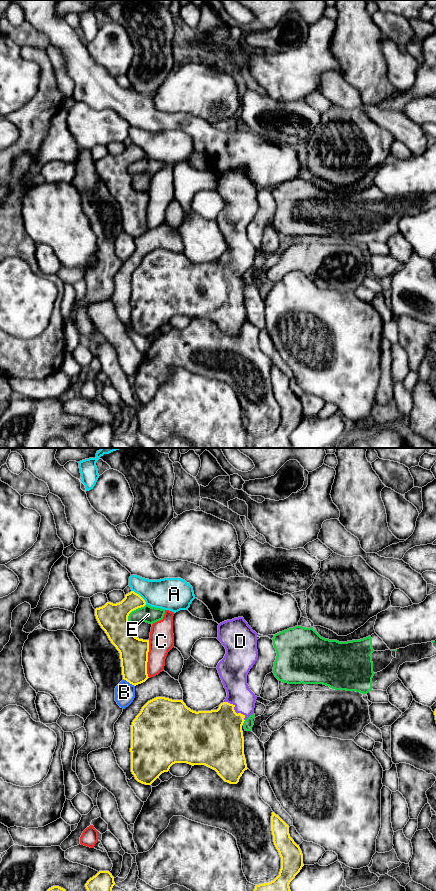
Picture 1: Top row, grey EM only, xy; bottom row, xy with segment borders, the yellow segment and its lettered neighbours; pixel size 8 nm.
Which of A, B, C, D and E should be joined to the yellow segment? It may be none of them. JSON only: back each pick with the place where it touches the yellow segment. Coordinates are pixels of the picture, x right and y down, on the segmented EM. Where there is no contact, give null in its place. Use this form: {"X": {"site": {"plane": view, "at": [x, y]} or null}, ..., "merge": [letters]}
{"D": {"site": {"plane": "xy", "at": [234, 710]}}, "merge": ["D"]}

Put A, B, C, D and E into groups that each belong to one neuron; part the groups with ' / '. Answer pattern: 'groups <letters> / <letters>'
groups A C / B / D / E

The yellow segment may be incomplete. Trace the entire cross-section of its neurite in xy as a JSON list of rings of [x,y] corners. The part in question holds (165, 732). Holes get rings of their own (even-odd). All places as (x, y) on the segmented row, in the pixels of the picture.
[[[243,617],[218,625],[217,639],[226,649],[217,670],[227,697],[217,710],[193,711],[183,700],[156,697],[148,701],[131,725],[131,772],[135,779],[151,785],[175,763],[205,765],[230,784],[237,784],[247,770],[242,725],[254,713],[257,696],[247,684],[247,675],[258,658],[257,633]]]

